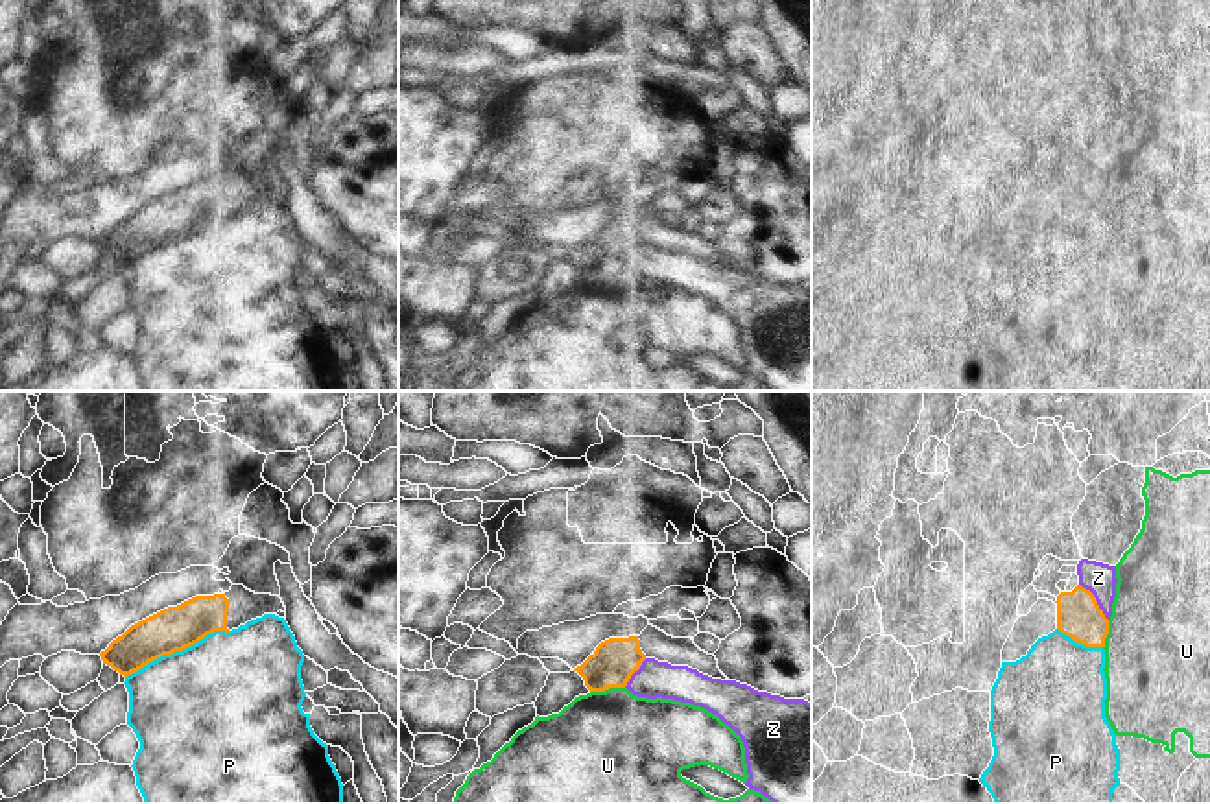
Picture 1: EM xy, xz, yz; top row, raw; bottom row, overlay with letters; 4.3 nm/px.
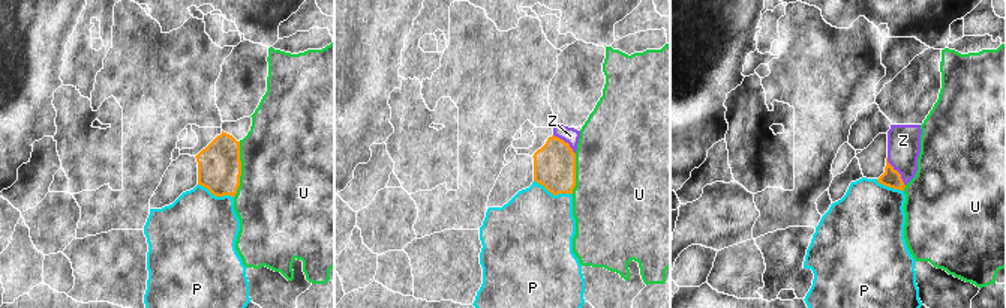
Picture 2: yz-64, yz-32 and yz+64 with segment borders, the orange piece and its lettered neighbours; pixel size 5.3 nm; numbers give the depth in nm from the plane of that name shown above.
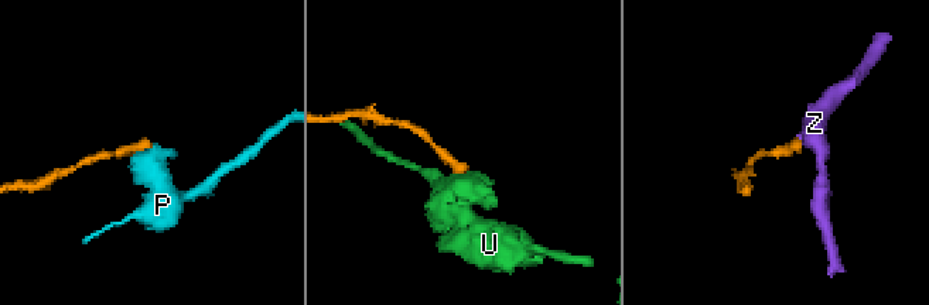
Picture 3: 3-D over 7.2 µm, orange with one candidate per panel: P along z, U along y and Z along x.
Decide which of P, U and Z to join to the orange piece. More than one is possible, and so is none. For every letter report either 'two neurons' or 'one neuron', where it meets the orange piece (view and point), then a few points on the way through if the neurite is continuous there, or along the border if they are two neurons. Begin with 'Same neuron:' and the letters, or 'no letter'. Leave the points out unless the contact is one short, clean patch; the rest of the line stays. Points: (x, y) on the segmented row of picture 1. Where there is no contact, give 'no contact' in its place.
Same neuron: Z
P: two neurons | xy (177, 650)
U: two neurons | xz (607, 688) | along xz (624, 686), (591, 692)
Z: one neuron | yz (1096, 602) | across yz (1079, 616), (1096, 602), (1098, 578)

